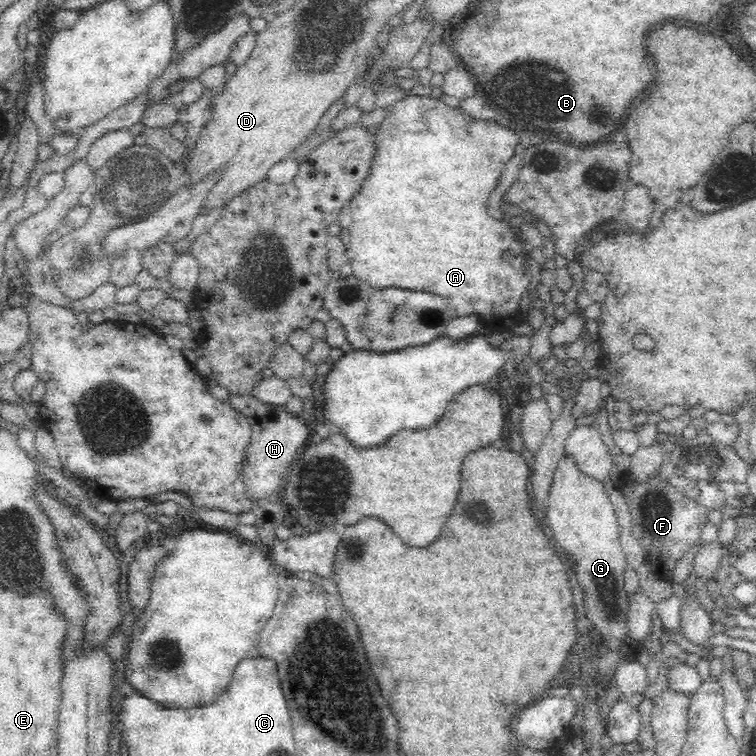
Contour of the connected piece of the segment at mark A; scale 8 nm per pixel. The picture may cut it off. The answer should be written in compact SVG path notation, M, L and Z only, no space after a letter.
M408 95L406 98L397 100L379 124L378 128L372 133L371 149L372 160L368 174L364 177L358 192L352 196L349 204L352 208L352 224L348 226L350 239L347 244L347 259L352 265L353 274L366 284L383 289L386 287L400 287L412 289L414 291L428 290L432 294L444 296L447 307L456 318L479 314L490 324L490 326L506 326L508 320L514 318L516 311L519 312L521 304L525 302L525 297L529 288L532 287L530 276L521 268L523 258L520 254L520 243L515 238L515 231L510 232L510 226L494 220L488 212L488 196L496 188L498 177L508 158L514 154L514 146L518 142L518 136L510 132L508 128L498 126L490 120L478 120L465 114L460 107L449 107L441 99L431 98L430 96Z

